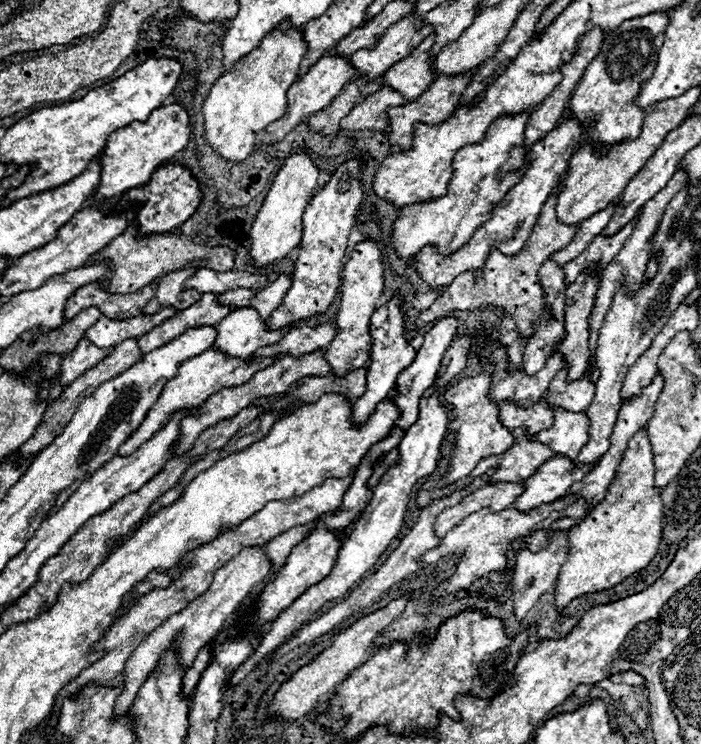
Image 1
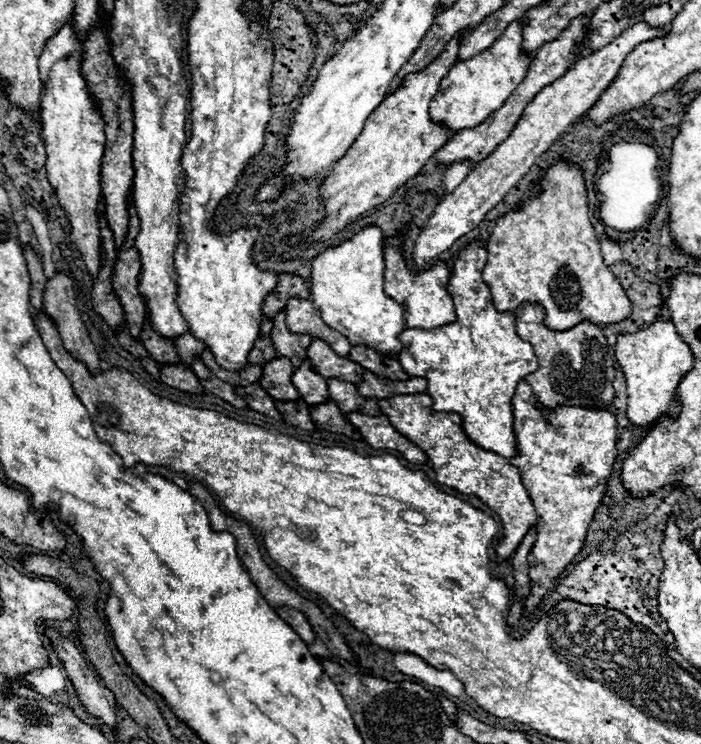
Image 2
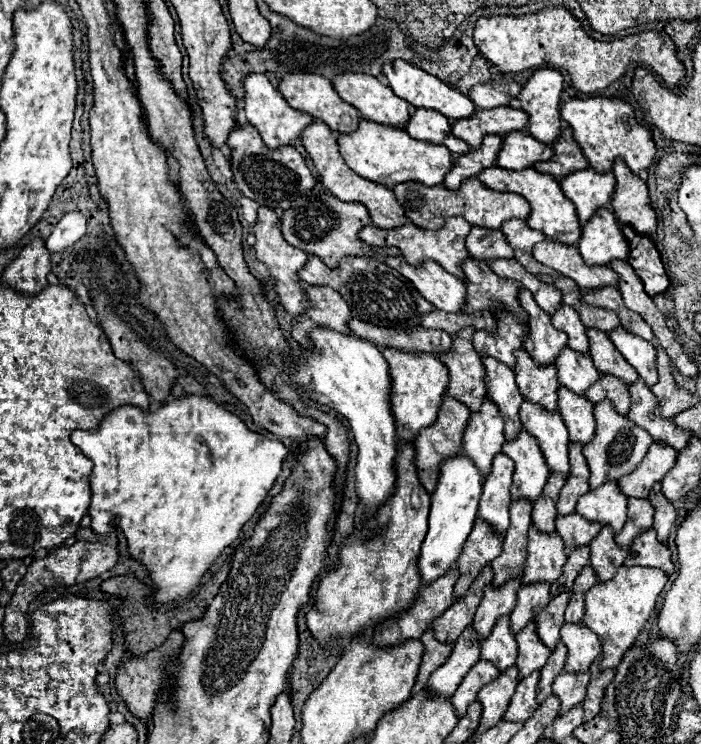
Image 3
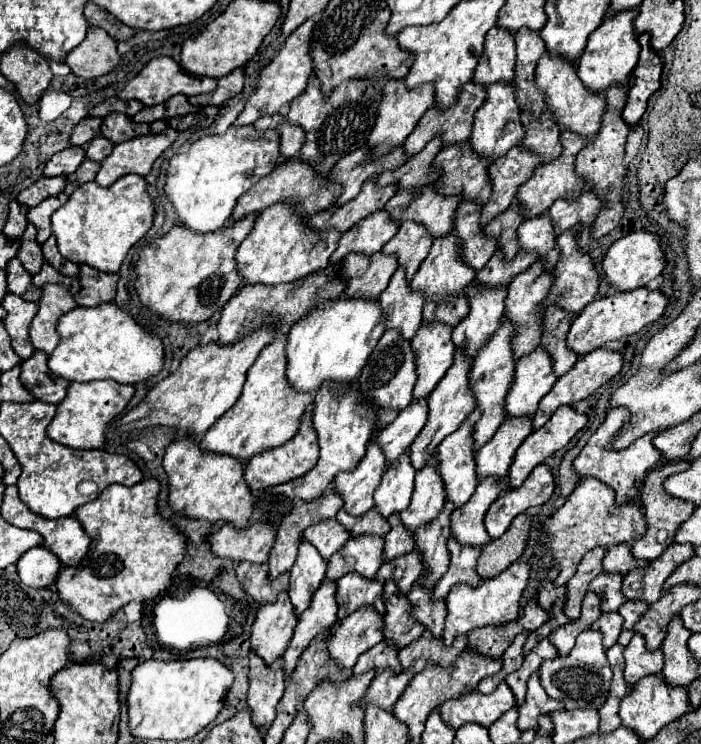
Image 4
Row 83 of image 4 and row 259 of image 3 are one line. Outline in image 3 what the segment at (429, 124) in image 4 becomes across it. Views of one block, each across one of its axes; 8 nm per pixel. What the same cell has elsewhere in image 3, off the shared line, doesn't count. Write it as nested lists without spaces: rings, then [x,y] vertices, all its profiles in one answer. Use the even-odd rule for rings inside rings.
[[[468,258],[462,266],[466,278],[464,284],[468,288],[466,294],[466,306],[464,314],[476,314],[482,310],[488,310],[494,314],[498,308],[508,308],[520,324],[528,324],[528,314],[524,314],[520,302],[518,302],[518,290],[520,284],[512,280],[498,278],[486,262],[476,262],[474,258]]]

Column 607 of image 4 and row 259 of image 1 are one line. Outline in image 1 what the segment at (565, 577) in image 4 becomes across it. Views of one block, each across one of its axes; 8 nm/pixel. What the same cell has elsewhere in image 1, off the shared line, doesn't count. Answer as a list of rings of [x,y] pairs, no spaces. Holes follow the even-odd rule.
[[[550,194],[550,198],[546,200],[546,206],[542,210],[542,218],[538,218],[538,226],[534,226],[526,246],[516,256],[506,256],[500,250],[492,250],[488,254],[482,270],[464,272],[454,278],[454,282],[448,286],[448,290],[428,310],[424,310],[418,316],[416,328],[424,326],[424,324],[434,324],[436,320],[450,316],[450,312],[454,312],[454,310],[502,306],[504,312],[512,314],[512,318],[516,320],[520,334],[530,338],[534,334],[534,322],[540,318],[540,314],[544,312],[544,306],[546,306],[546,294],[540,286],[538,270],[550,258],[552,252],[568,246],[578,232],[578,224],[568,226],[558,220],[556,202],[558,202],[558,194]]]

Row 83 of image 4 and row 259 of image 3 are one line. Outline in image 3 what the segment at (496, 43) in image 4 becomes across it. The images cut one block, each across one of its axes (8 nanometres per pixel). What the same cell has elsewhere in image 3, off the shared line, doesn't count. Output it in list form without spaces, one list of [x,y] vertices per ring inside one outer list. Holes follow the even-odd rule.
[[[472,226],[466,238],[466,248],[470,250],[472,258],[482,262],[490,262],[496,258],[514,258],[514,250],[512,246],[508,246],[500,230],[484,230],[480,226]]]

